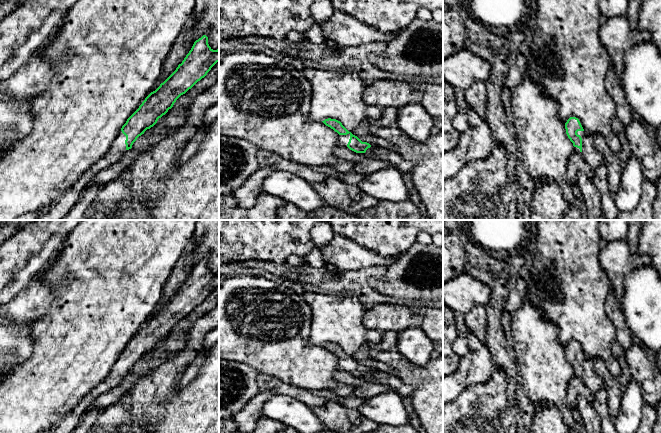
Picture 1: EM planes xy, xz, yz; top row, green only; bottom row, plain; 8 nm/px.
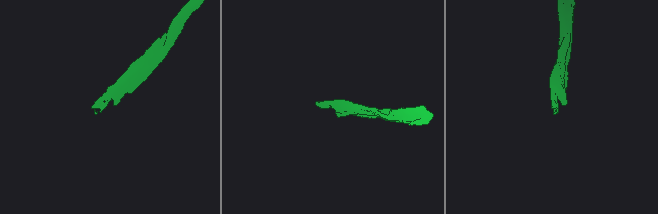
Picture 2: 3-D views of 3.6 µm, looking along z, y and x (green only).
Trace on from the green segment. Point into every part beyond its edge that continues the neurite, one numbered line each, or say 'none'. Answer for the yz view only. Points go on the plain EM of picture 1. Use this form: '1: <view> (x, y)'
1: yz (592, 380)

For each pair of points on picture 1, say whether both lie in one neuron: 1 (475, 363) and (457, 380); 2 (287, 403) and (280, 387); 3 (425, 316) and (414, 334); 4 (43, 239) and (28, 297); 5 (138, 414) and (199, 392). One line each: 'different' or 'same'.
1: same
2: different
3: different
4: different
5: same

